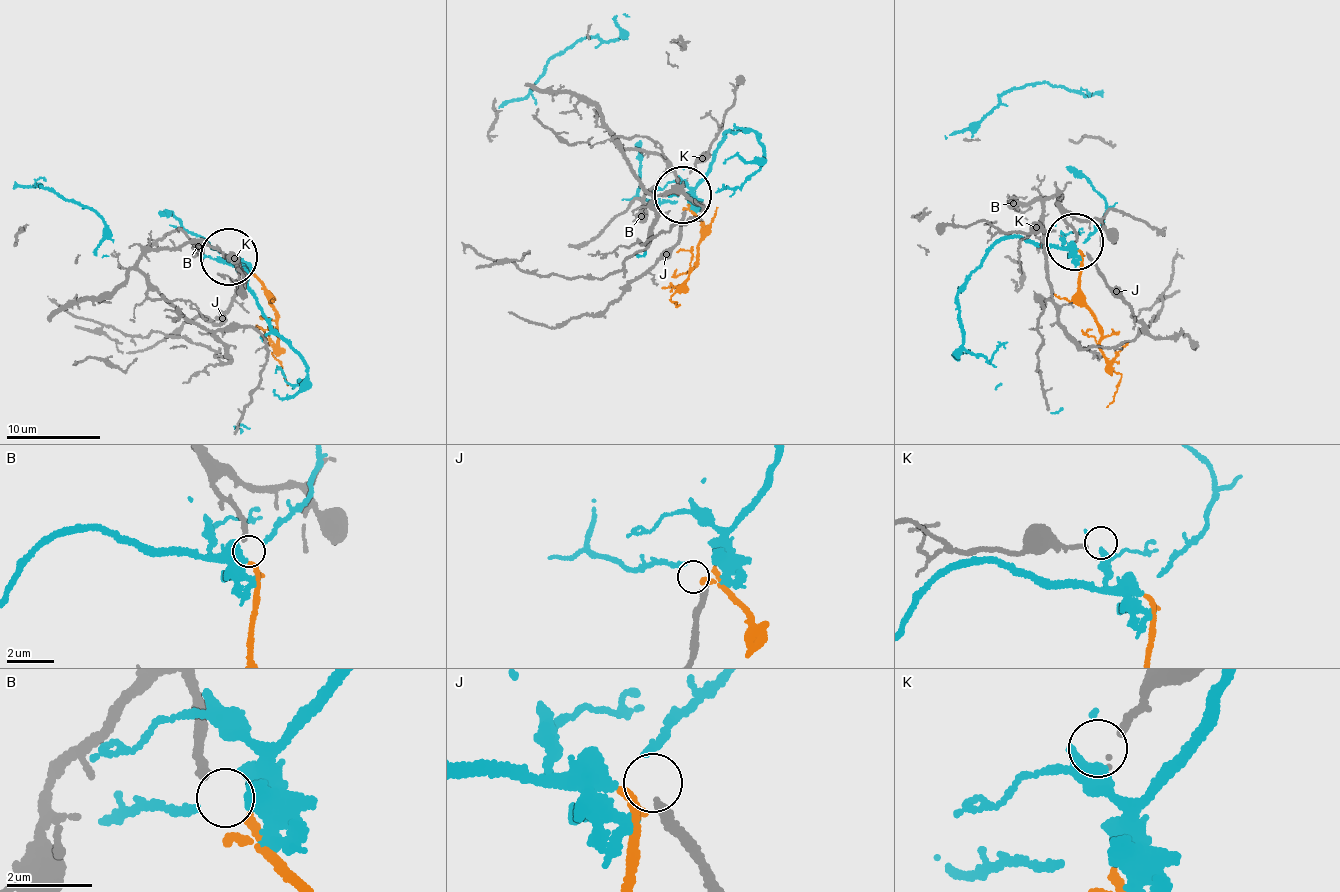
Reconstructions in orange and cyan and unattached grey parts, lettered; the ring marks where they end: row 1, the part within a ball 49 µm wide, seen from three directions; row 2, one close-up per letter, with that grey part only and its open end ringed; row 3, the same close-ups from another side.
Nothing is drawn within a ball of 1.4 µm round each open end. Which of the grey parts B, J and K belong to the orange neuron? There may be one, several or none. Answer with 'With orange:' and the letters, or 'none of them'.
With orange: B

